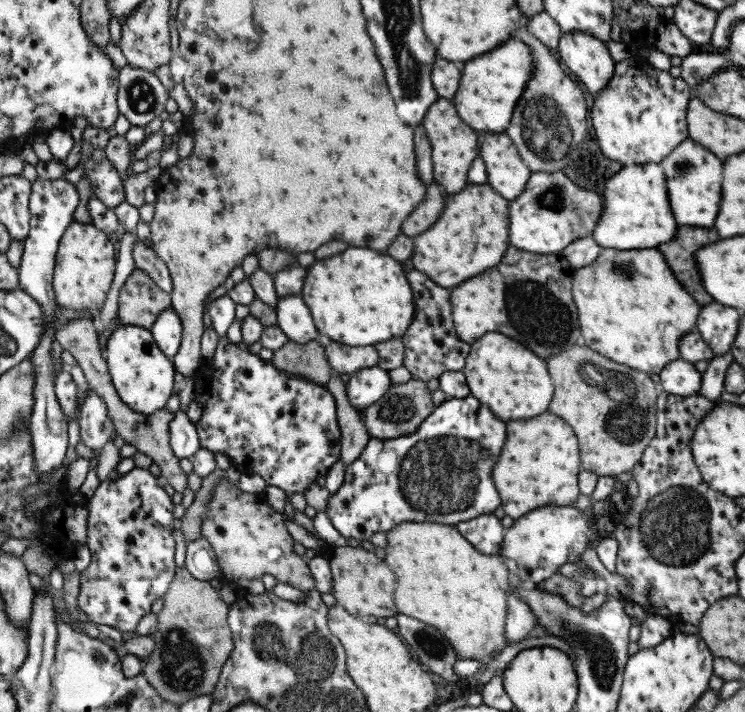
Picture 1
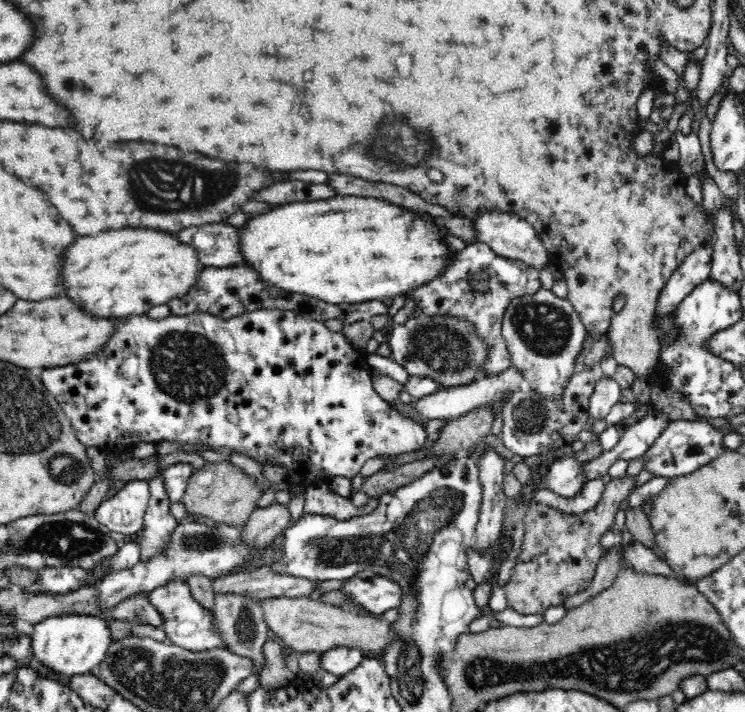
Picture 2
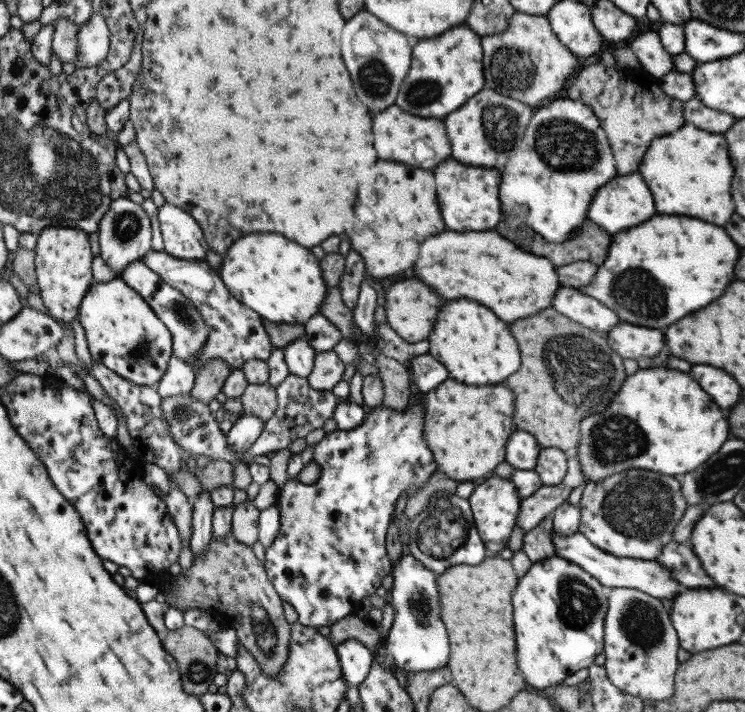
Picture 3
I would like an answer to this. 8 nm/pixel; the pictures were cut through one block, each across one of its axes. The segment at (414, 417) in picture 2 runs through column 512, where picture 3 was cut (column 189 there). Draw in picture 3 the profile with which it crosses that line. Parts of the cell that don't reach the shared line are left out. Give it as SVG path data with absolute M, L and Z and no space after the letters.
M173 356L169 362L169 370L163 376L163 382L157 386L161 398L173 398L173 396L185 396L193 394L193 388L197 384L195 368L191 368L181 358Z

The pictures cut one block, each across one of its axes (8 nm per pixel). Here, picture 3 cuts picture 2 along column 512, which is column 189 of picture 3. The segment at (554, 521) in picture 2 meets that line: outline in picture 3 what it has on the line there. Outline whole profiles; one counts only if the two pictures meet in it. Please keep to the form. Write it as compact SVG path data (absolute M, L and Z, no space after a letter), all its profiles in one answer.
M233 532L225 540L213 538L207 554L197 558L193 556L189 574L181 572L179 576L175 576L175 580L175 588L169 588L165 584L165 588L161 590L171 608L181 610L183 614L193 608L215 614L217 620L223 622L223 626L233 628L239 634L241 644L255 654L265 674L279 678L291 654L293 624L289 624L285 618L283 598L279 596L279 590L275 588L265 562L257 560L249 544L239 542Z

